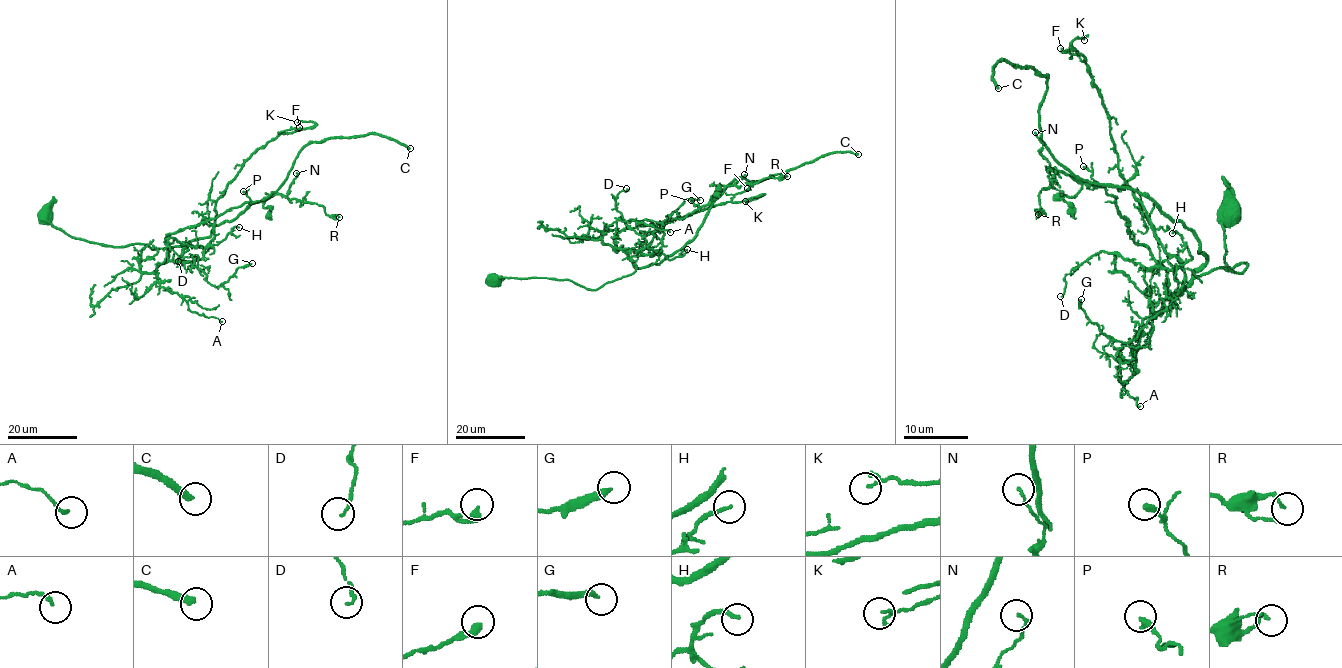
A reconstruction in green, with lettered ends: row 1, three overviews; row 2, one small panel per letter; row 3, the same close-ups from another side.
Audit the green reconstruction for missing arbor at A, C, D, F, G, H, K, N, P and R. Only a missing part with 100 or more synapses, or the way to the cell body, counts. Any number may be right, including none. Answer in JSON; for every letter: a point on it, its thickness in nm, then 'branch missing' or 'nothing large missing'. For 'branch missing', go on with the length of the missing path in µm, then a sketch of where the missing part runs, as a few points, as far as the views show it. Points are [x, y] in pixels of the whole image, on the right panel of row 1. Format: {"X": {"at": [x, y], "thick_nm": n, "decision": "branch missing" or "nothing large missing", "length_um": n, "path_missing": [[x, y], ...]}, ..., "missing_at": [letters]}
{"A": {"at": [1140, 406], "thick_nm": 140, "decision": "nothing large missing"}, "C": {"at": [998, 88], "thick_nm": 280, "decision": "branch missing", "length_um": 90, "path_missing": [[998, 88], [993, 100], [942, 94], [932, 147], [1004, 289], [1075, 325]]}, "D": {"at": [1060, 296], "thick_nm": 140, "decision": "nothing large missing"}, "F": {"at": [1060, 48], "thick_nm": 320, "decision": "nothing large missing"}, "G": {"at": [1081, 299], "thick_nm": 280, "decision": "nothing large missing"}, "H": {"at": [1172, 233], "thick_nm": 180, "decision": "nothing large missing"}, "K": {"at": [1084, 40], "thick_nm": 100, "decision": "nothing large missing"}, "N": {"at": [1035, 132], "thick_nm": 130, "decision": "nothing large missing"}, "P": {"at": [1083, 166], "thick_nm": 280, "decision": "nothing large missing"}, "R": {"at": [1038, 214], "thick_nm": 110, "decision": "nothing large missing"}, "missing_at": ["C"]}

